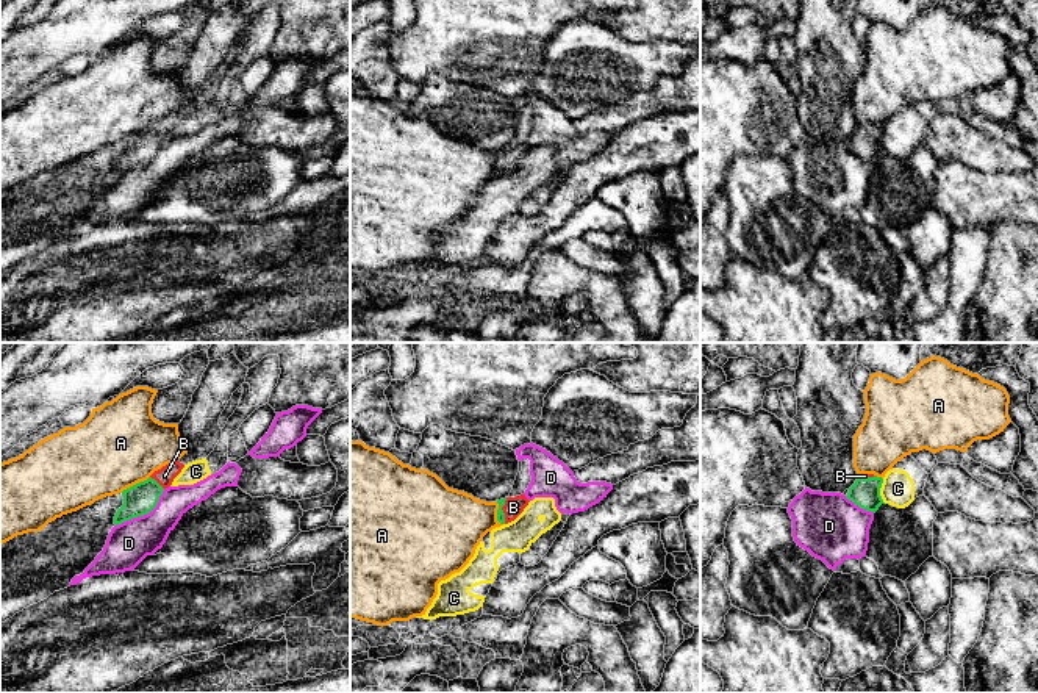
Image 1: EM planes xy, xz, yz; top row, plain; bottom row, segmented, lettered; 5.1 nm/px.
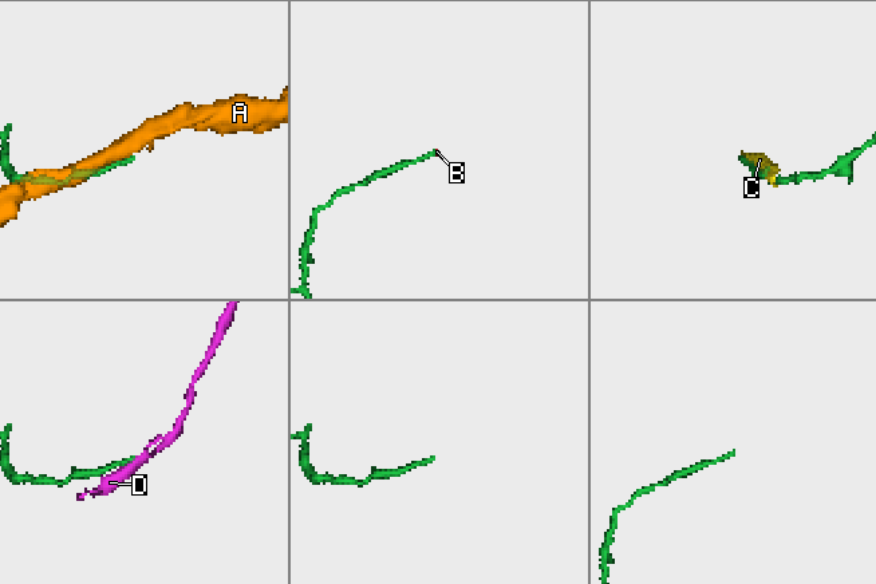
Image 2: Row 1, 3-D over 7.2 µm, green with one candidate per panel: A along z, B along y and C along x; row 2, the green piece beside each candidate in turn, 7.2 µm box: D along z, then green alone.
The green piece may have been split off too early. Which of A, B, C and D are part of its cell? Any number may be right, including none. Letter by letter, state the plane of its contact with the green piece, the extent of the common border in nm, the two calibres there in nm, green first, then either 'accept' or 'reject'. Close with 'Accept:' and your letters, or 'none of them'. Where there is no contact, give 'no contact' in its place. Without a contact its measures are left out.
A: contact in xy; length 170 nm; calibres 160 and 440 nm; reject
B: contact in xz; length 140 nm; calibres 50 and 100 nm; accept
C: contact in yz; length 130 nm; calibres 150 and 170 nm; reject
D: contact in xy; length 320 nm; calibres 160 and 220 nm; reject
Accept: B

